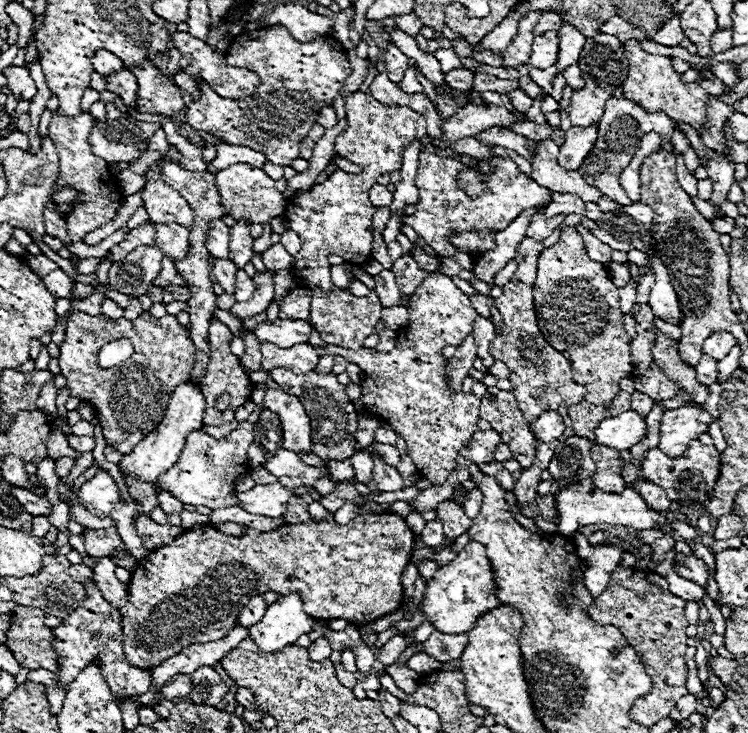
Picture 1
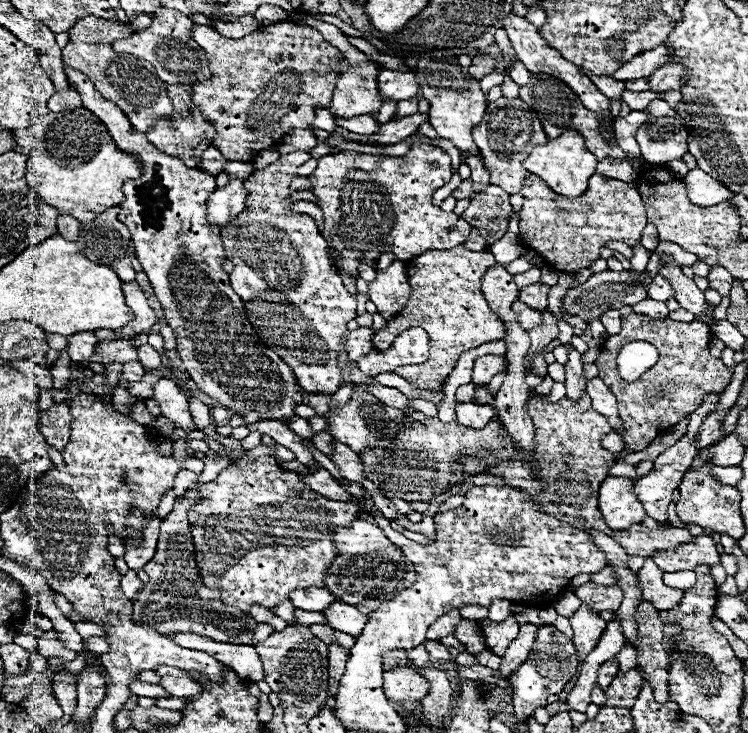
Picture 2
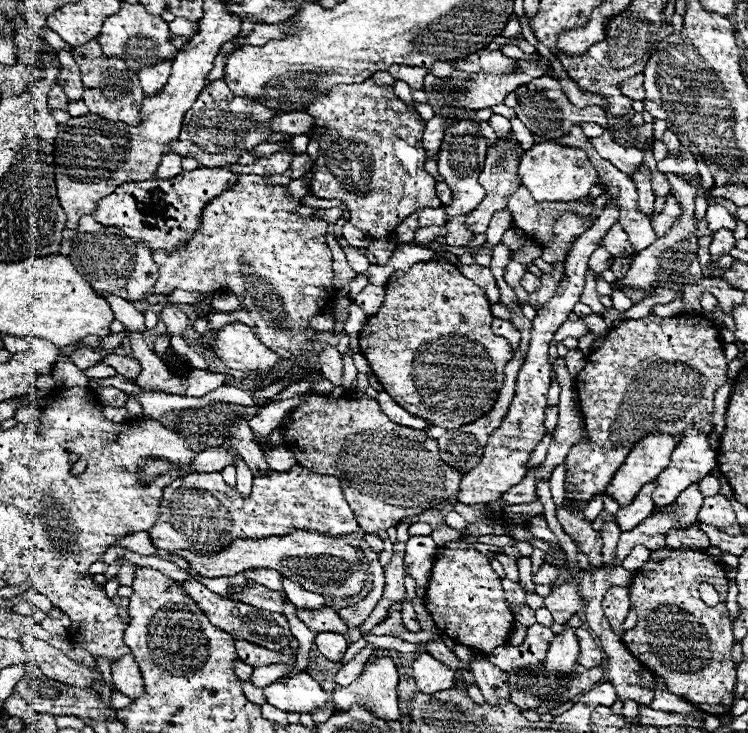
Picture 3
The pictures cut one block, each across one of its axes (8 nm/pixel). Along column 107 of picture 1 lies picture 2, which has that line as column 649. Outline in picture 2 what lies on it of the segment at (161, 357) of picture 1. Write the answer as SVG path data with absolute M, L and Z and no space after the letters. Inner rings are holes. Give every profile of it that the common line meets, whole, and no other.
M642 314L622 316L620 334L608 336L600 349L600 358L596 366L600 370L600 378L610 386L612 394L618 398L618 412L628 428L622 438L626 442L626 452L644 450L662 430L676 426L680 420L688 418L702 402L702 398L710 392L724 392L730 384L730 370L722 364L722 360L714 358L708 350L710 344L710 328L704 322L676 322L676 320L652 320ZM642 340L650 342L658 348L660 358L648 372L644 372L636 382L626 384L626 380L618 374L616 356L622 346Z

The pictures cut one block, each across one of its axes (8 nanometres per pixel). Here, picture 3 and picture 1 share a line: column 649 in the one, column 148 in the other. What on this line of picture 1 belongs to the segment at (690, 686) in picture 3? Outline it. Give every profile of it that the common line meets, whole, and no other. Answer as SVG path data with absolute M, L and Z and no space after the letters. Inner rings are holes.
M328 514L322 522L310 520L306 524L284 524L272 532L248 528L242 538L226 536L210 526L190 528L174 542L156 548L148 560L140 560L132 572L128 602L120 608L124 656L130 664L150 670L186 646L224 638L226 632L236 626L242 606L248 604L252 596L264 592L276 592L280 596L300 592L304 610L312 618L346 618L354 626L370 624L402 606L404 590L400 578L412 558L412 550L414 534L406 520L396 514L356 516L346 526L338 526L334 516Z

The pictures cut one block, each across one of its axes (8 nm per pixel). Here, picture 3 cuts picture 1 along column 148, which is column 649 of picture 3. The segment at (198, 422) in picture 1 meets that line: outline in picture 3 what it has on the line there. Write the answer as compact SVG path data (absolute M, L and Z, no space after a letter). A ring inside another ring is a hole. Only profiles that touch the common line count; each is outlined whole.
M648 434L640 438L614 474L606 492L620 506L628 506L636 492L640 492L644 484L656 480L664 466L668 466L674 446L676 438L670 438L668 434Z

